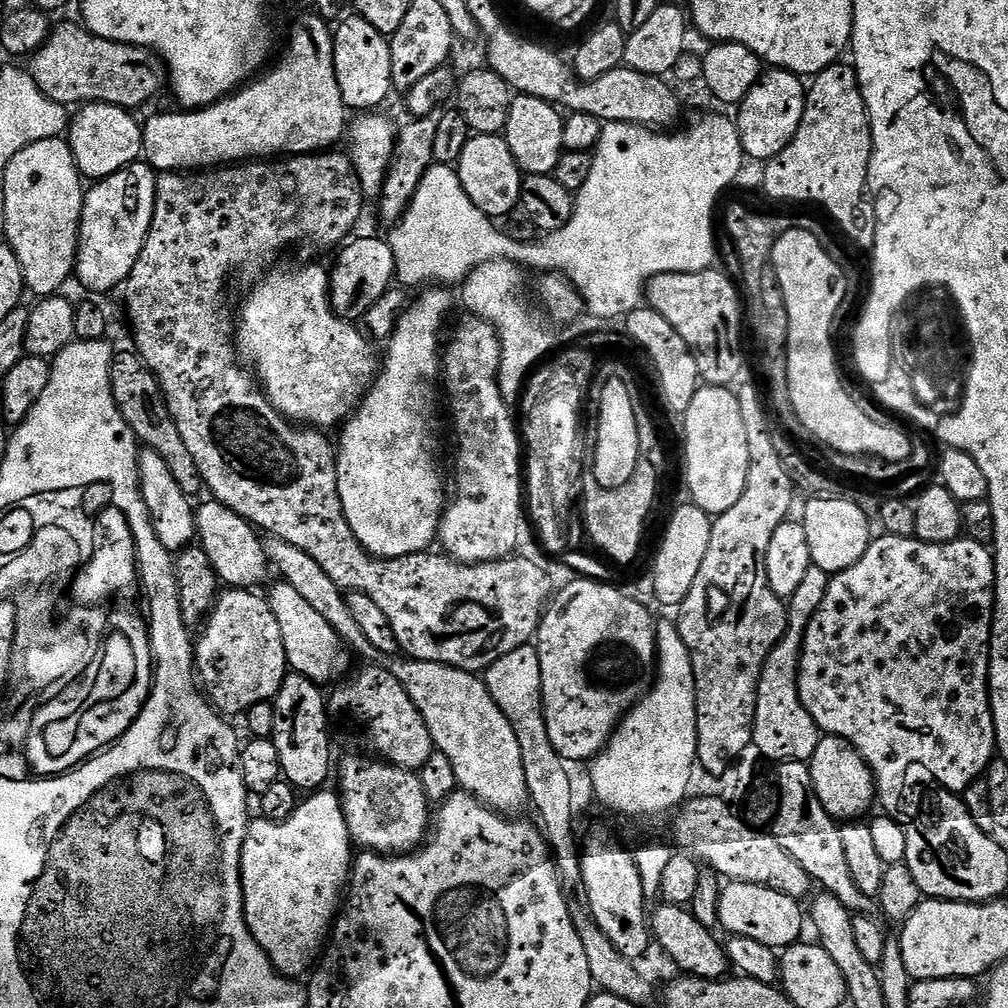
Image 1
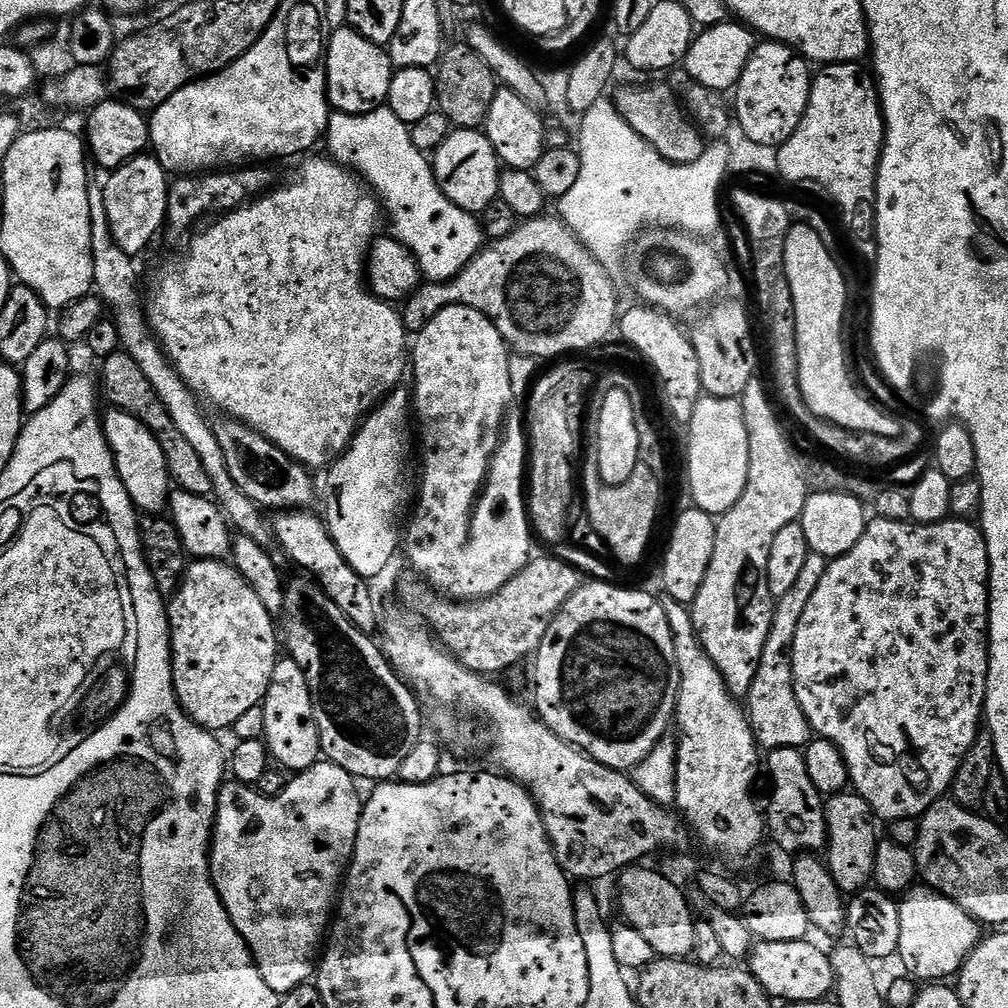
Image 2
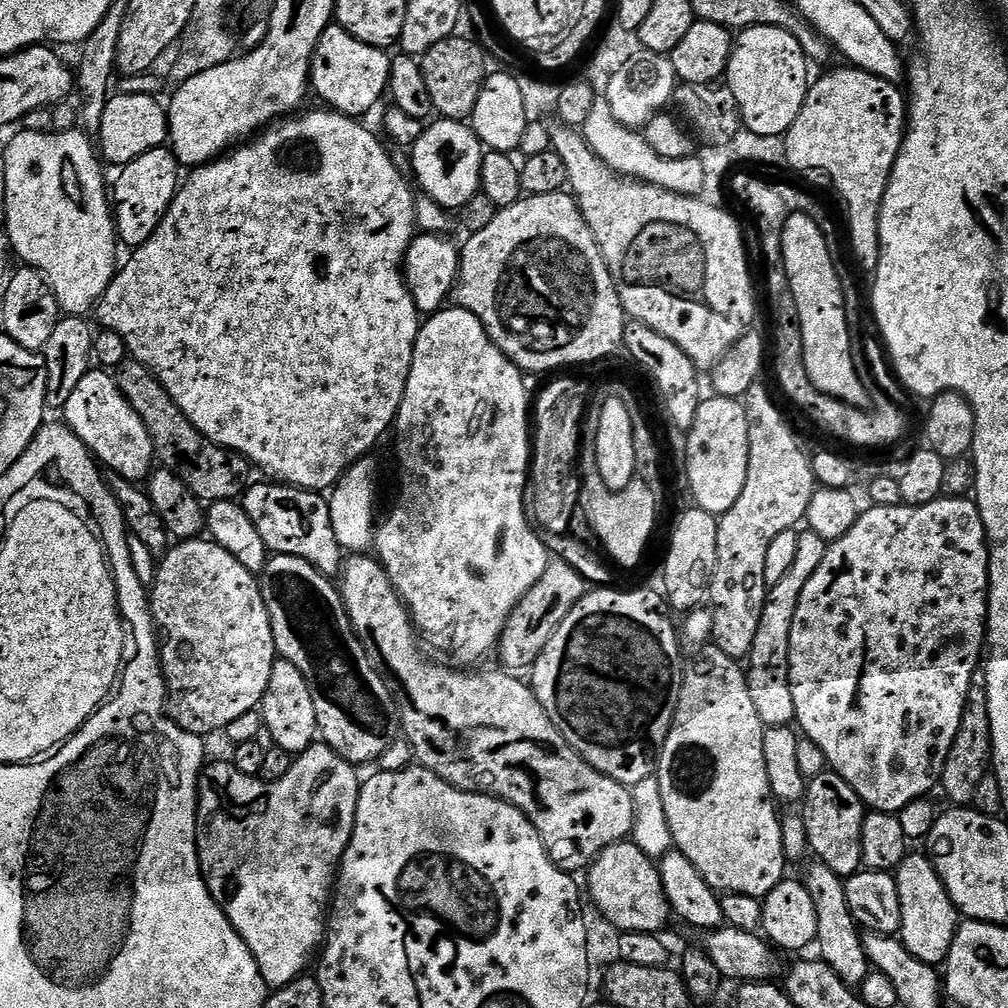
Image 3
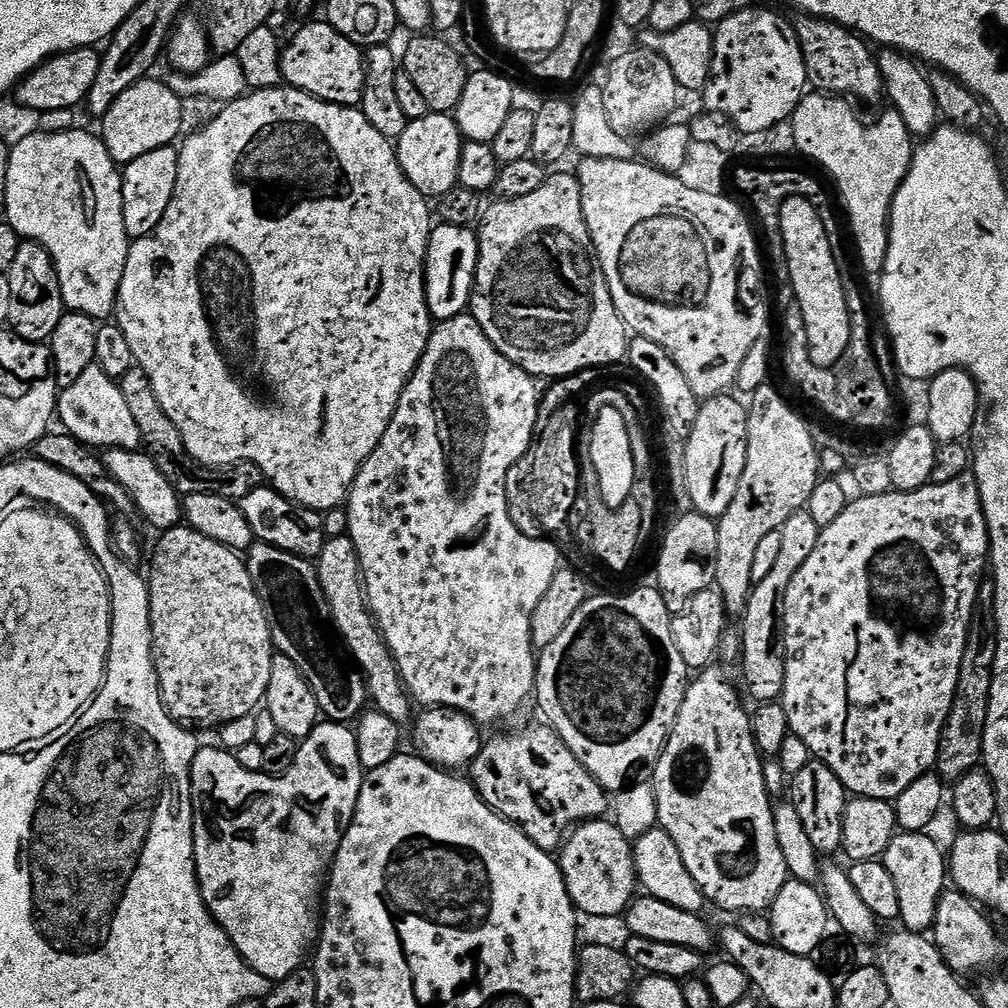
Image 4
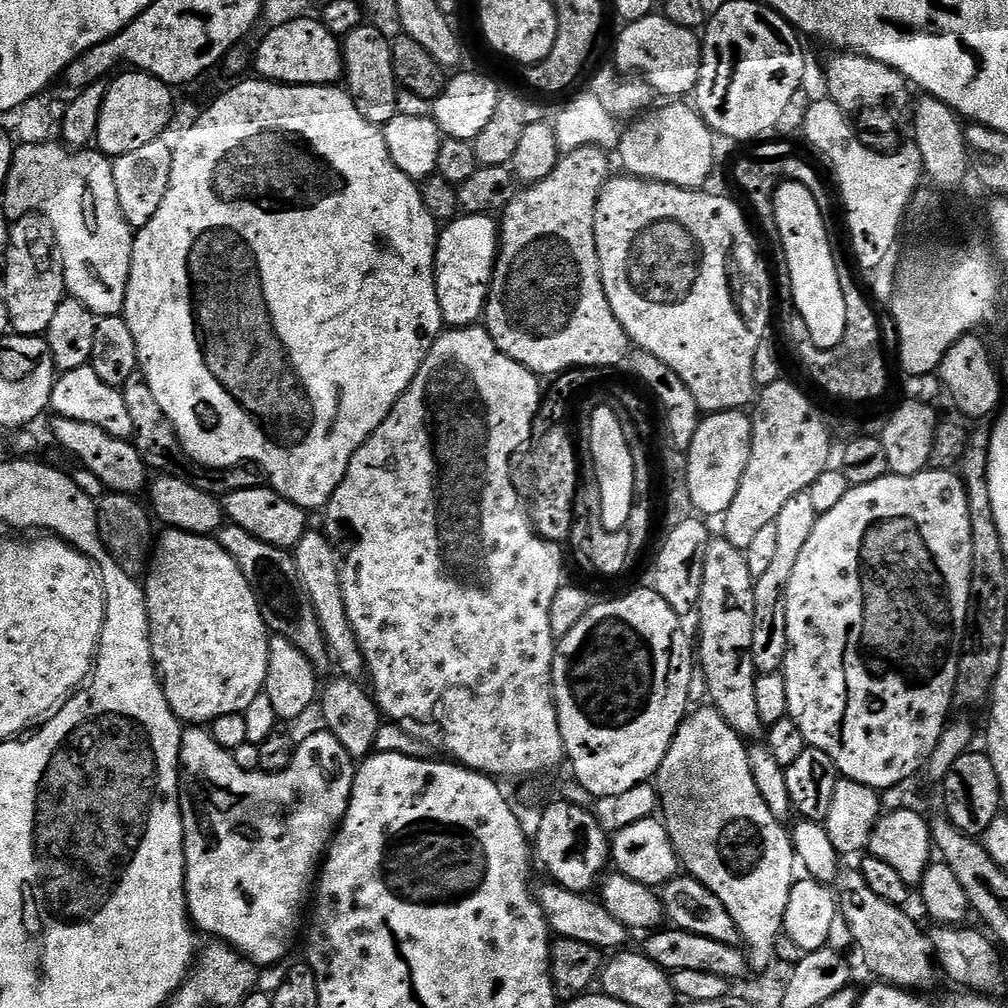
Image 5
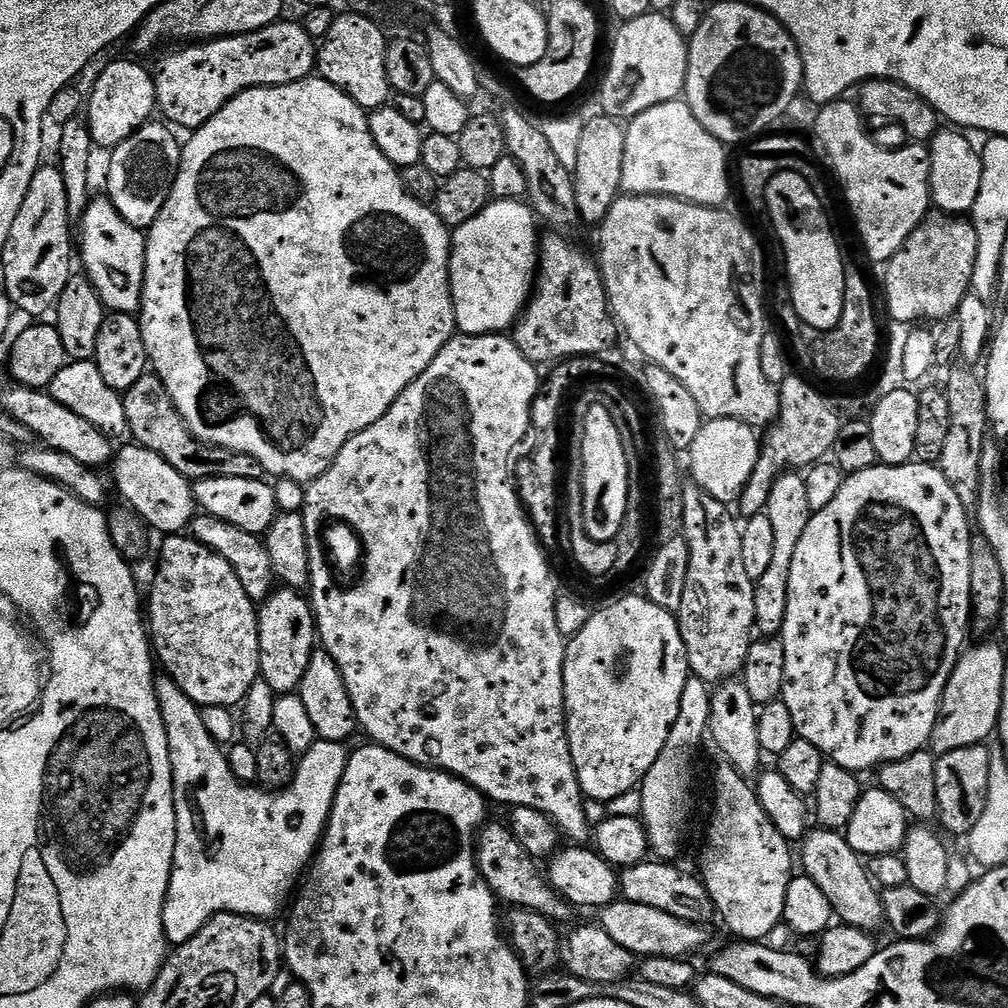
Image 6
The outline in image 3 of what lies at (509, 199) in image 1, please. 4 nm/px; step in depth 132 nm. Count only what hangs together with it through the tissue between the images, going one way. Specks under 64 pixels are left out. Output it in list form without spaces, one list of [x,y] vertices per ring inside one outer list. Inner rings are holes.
[[[436,118],[425,127],[422,138],[410,149],[412,172],[419,191],[445,210],[459,210],[481,193],[482,158],[486,149],[476,131],[459,120]]]

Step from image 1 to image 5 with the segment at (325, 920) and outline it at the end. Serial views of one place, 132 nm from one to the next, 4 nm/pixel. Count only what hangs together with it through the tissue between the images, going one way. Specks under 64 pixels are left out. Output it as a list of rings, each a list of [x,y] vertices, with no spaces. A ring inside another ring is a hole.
[[[188,726],[180,733],[180,813],[184,823],[188,914],[192,917],[193,925],[201,933],[209,932],[217,941],[232,945],[241,956],[251,960],[257,966],[279,965],[280,959],[291,950],[292,943],[296,940],[296,931],[300,928],[300,919],[303,916],[305,919],[306,909],[309,907],[310,897],[313,895],[314,885],[318,879],[318,869],[321,867],[333,836],[336,835],[336,829],[344,821],[348,803],[352,800],[357,765],[352,756],[346,754],[346,746],[342,746],[342,742],[338,742],[338,738],[334,738],[332,732],[319,731],[299,741],[290,766],[281,772],[248,771],[238,766],[233,753],[220,746],[207,727]]]

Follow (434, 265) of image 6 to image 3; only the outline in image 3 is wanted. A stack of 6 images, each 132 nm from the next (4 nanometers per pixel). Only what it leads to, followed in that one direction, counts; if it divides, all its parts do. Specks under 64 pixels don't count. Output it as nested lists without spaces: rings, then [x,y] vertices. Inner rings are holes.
[[[323,110],[324,112],[308,112],[303,114],[293,115],[291,118],[285,118],[261,131],[255,138],[249,139],[247,142],[241,143],[235,150],[229,151],[227,154],[211,160],[208,164],[202,164],[199,168],[193,168],[187,173],[186,179],[177,187],[176,197],[172,199],[172,205],[169,206],[167,214],[162,218],[162,222],[158,226],[158,230],[154,230],[154,234],[144,245],[135,249],[131,253],[132,256],[128,260],[128,265],[121,267],[116,275],[112,277],[110,286],[104,292],[104,296],[100,303],[94,309],[94,316],[100,319],[99,327],[109,332],[117,332],[122,334],[122,338],[128,344],[128,355],[133,360],[137,360],[142,366],[149,368],[158,378],[158,382],[162,382],[162,386],[170,394],[170,398],[174,398],[174,402],[182,410],[182,414],[186,414],[186,418],[190,418],[190,422],[198,431],[206,438],[210,438],[210,442],[214,442],[223,448],[229,448],[235,452],[241,452],[246,459],[253,465],[256,464],[264,472],[269,472],[269,477],[275,478],[277,481],[291,484],[293,488],[307,488],[313,492],[323,493],[325,490],[331,490],[339,480],[344,476],[344,471],[351,468],[358,460],[365,459],[369,455],[368,452],[384,435],[389,435],[390,429],[395,425],[396,415],[402,406],[402,398],[406,394],[406,382],[410,378],[410,366],[414,358],[414,346],[416,339],[420,333],[422,323],[422,313],[416,308],[414,298],[410,294],[410,290],[404,281],[403,267],[404,255],[410,246],[412,237],[417,235],[418,225],[416,222],[416,196],[414,188],[404,181],[404,176],[400,173],[395,162],[387,150],[384,149],[380,142],[381,137],[371,132],[368,128],[363,128],[359,119],[343,116],[340,112],[331,110]]]

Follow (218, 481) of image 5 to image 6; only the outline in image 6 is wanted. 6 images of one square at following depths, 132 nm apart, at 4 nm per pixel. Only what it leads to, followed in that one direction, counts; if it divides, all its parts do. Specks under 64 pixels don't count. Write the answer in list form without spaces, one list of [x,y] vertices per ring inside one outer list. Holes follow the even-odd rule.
[[[146,374],[142,378],[138,378],[138,382],[134,382],[134,386],[130,386],[130,390],[123,393],[123,398],[126,422],[128,423],[131,439],[135,443],[142,445],[146,450],[154,450],[154,454],[166,458],[166,462],[170,462],[170,466],[174,466],[174,470],[178,470],[178,474],[182,474],[187,480],[195,482],[197,480],[205,480],[206,478],[265,479],[266,473],[263,466],[253,456],[247,456],[241,452],[231,452],[229,448],[214,448],[211,444],[203,444],[186,426],[182,414],[178,414],[170,394],[163,382],[160,381],[159,376]]]

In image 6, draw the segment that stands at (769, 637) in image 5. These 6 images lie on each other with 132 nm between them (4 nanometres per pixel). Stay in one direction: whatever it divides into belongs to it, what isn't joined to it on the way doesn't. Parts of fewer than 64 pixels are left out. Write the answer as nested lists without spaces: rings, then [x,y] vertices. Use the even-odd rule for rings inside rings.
[[[789,470],[774,482],[774,490],[770,490],[766,515],[774,529],[774,551],[769,568],[762,578],[754,581],[754,614],[756,615],[755,631],[764,638],[779,637],[786,618],[786,602],[788,601],[788,579],[790,565],[794,562],[794,553],[798,550],[798,541],[806,531],[812,517],[812,507],[806,495],[806,482],[799,471]]]

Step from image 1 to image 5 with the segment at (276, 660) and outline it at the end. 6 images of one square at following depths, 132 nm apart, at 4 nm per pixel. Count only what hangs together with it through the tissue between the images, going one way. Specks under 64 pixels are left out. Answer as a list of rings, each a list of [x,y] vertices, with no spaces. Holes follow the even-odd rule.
[[[168,528],[167,530],[164,530],[164,533],[162,533],[161,536],[159,533],[158,539],[154,544],[154,551],[151,553],[150,563],[147,567],[146,579],[143,581],[142,587],[144,590],[144,597],[146,598],[146,606],[148,607],[148,637],[150,638],[150,646],[152,647],[152,660],[154,663],[156,663],[156,671],[160,677],[160,685],[164,687],[166,702],[170,706],[172,713],[176,715],[176,719],[188,726],[208,726],[218,718],[222,718],[223,715],[238,715],[247,713],[247,708],[250,707],[256,699],[261,699],[264,690],[264,683],[266,682],[266,670],[268,669],[268,641],[270,639],[270,633],[268,627],[266,626],[266,622],[260,613],[260,607],[258,606],[256,595],[250,586],[250,582],[242,574],[242,570],[238,566],[238,562],[234,562],[234,558],[230,558],[230,554],[226,554],[226,550],[220,545],[219,539],[213,538],[212,536],[199,536],[193,532],[183,532],[177,528]]]

